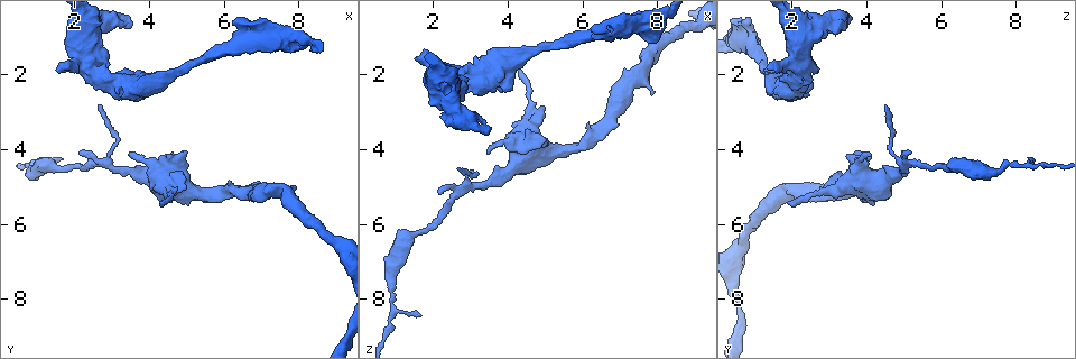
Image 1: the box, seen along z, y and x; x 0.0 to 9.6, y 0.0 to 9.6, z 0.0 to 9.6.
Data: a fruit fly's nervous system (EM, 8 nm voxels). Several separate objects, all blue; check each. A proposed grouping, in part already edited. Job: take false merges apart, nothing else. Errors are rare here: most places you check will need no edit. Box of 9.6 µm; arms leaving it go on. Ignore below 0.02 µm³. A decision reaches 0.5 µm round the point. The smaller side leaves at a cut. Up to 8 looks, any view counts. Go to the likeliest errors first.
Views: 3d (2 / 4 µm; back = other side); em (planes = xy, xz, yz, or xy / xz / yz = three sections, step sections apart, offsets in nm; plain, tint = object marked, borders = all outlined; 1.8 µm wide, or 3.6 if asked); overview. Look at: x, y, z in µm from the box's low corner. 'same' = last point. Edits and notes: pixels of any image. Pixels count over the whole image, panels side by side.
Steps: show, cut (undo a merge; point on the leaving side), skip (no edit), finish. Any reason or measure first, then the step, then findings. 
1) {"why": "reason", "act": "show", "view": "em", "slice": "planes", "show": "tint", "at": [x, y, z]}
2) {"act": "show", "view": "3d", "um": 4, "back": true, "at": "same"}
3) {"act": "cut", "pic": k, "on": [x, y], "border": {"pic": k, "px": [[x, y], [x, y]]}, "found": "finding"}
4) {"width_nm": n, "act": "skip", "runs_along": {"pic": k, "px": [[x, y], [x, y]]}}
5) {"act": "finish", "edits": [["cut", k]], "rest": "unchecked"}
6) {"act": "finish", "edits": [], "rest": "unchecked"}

{"why": "calibre changes", "act": "show", "view": "em", "um": 3.6, "slice": "planes", "show": "tint", "at": [3.15, 2.25, 2.05]}

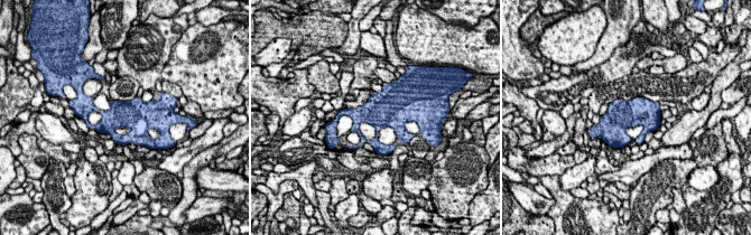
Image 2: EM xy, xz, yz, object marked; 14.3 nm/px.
{"act": "skip", "found": "one neuron here"}

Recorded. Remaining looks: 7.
{"why": "three arms meet", "act": "show", "view": "3d", "um": 4, "at": [6.60, 0.85, 0.90]}

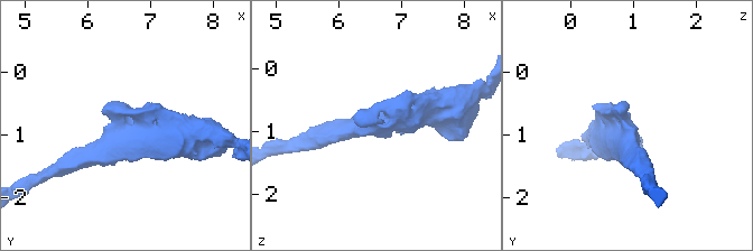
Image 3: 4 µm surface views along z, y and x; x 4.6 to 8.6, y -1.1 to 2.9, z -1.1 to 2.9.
{"arms": 3, "arm_widths_nm": [300, 320, 460], "why": "need the tissue", "act": "show", "view": "em", "slice": "xy", "step": 4, "show": "tint", "at": [6.55, 0.90, 0.85]}

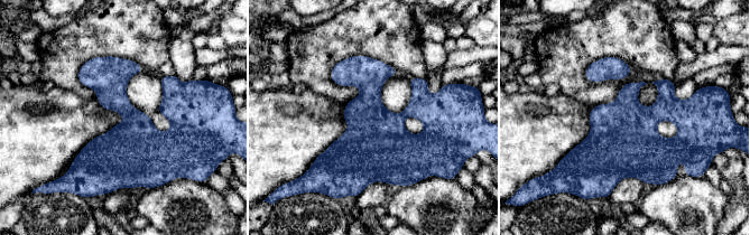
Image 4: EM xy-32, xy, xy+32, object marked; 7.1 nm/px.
{"width_nm": 280, "act": "skip", "found": "continuous, no second neuron"}

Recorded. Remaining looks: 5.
{"why": "sudden change in width", "act": "show", "view": "3d", "um": 4, "at": [2.15, 0.60, 2.05]}

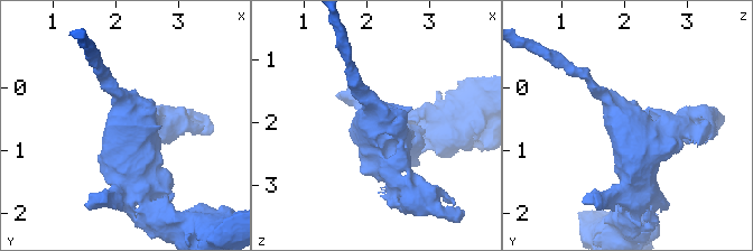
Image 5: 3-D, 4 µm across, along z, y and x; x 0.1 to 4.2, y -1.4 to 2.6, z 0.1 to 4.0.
{"act": "show", "view": "em", "um": 3.6, "slice": "yz", "step": 8, "show": "tint", "at": [2.20, 0.65, 2.00]}

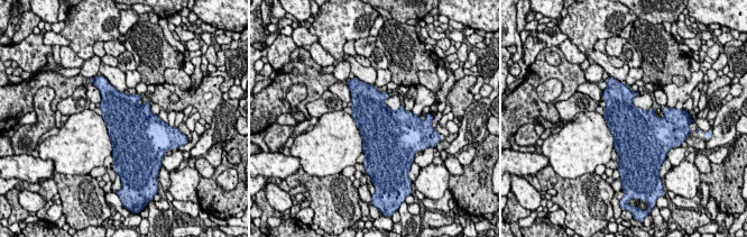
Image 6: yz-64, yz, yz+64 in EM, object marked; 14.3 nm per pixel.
{"why": "another direction", "act": "show", "view": "em", "um": 3.6, "slice": "xz", "step": 16, "show": "tint", "at": "same"}

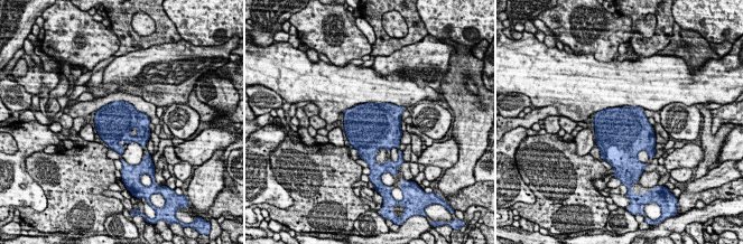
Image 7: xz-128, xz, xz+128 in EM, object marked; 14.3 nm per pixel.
{"act": "skip", "found": "continuous, no second neuron"}

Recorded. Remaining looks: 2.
{"act": "finish", "edits": [], "rest": "unchecked"}

